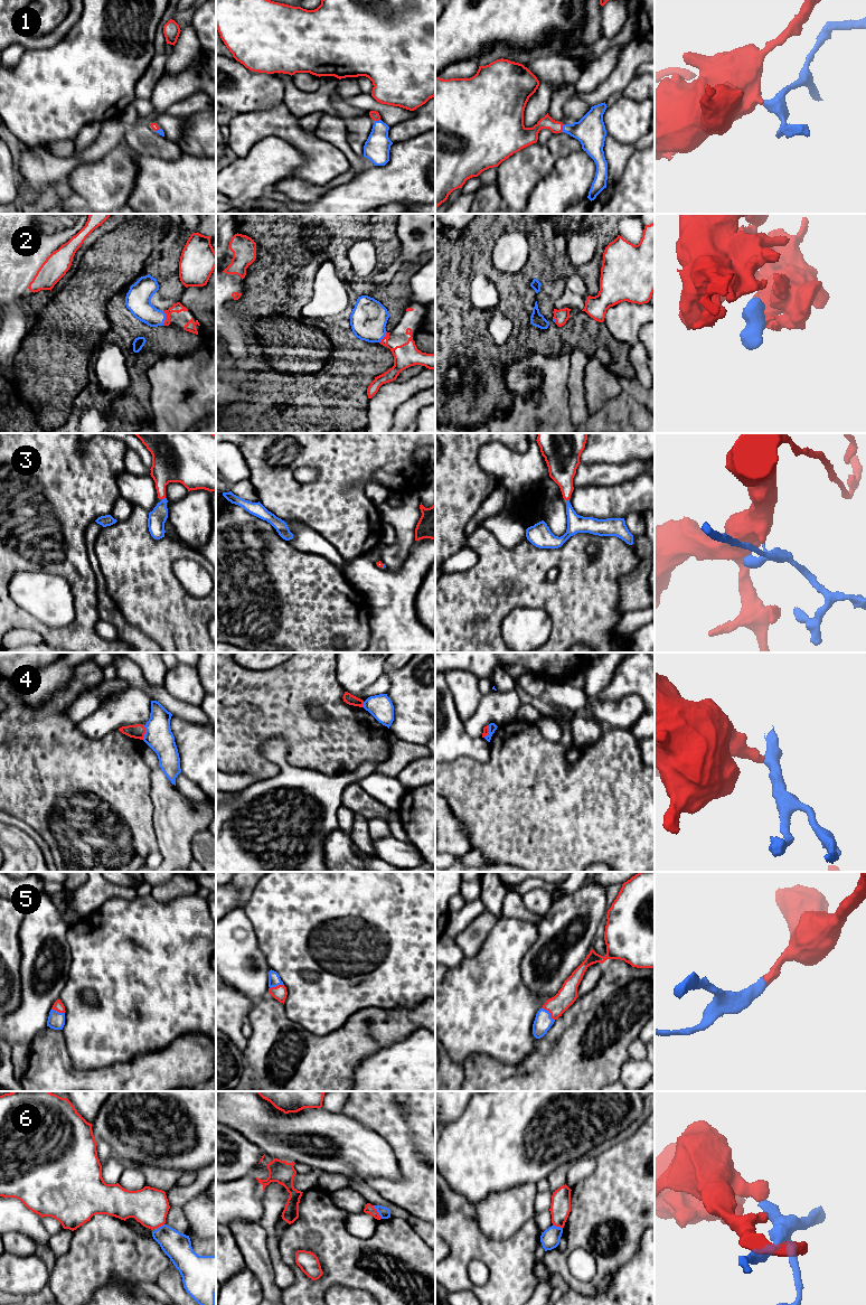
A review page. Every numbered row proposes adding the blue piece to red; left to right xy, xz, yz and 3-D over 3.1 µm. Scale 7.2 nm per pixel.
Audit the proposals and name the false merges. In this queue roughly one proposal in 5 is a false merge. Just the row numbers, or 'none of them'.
4, 6

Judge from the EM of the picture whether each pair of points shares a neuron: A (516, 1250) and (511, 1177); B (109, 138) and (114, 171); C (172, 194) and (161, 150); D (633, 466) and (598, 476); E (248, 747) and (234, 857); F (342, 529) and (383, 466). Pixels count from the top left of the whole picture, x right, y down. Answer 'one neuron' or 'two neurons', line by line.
A: two neurons
B: two neurons
C: two neurons
D: one neuron
E: two neurons
F: one neuron

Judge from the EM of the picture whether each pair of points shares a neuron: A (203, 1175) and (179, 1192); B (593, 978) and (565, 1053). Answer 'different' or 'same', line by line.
A: same
B: different

